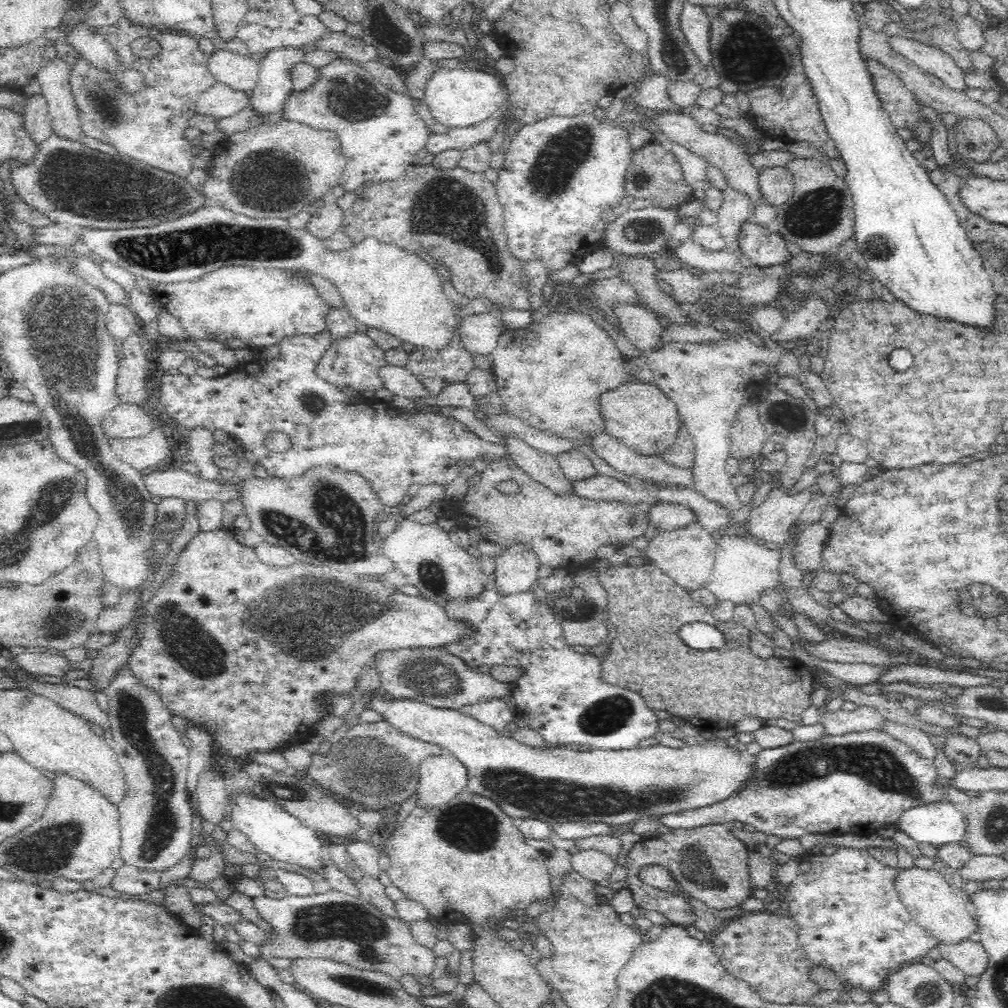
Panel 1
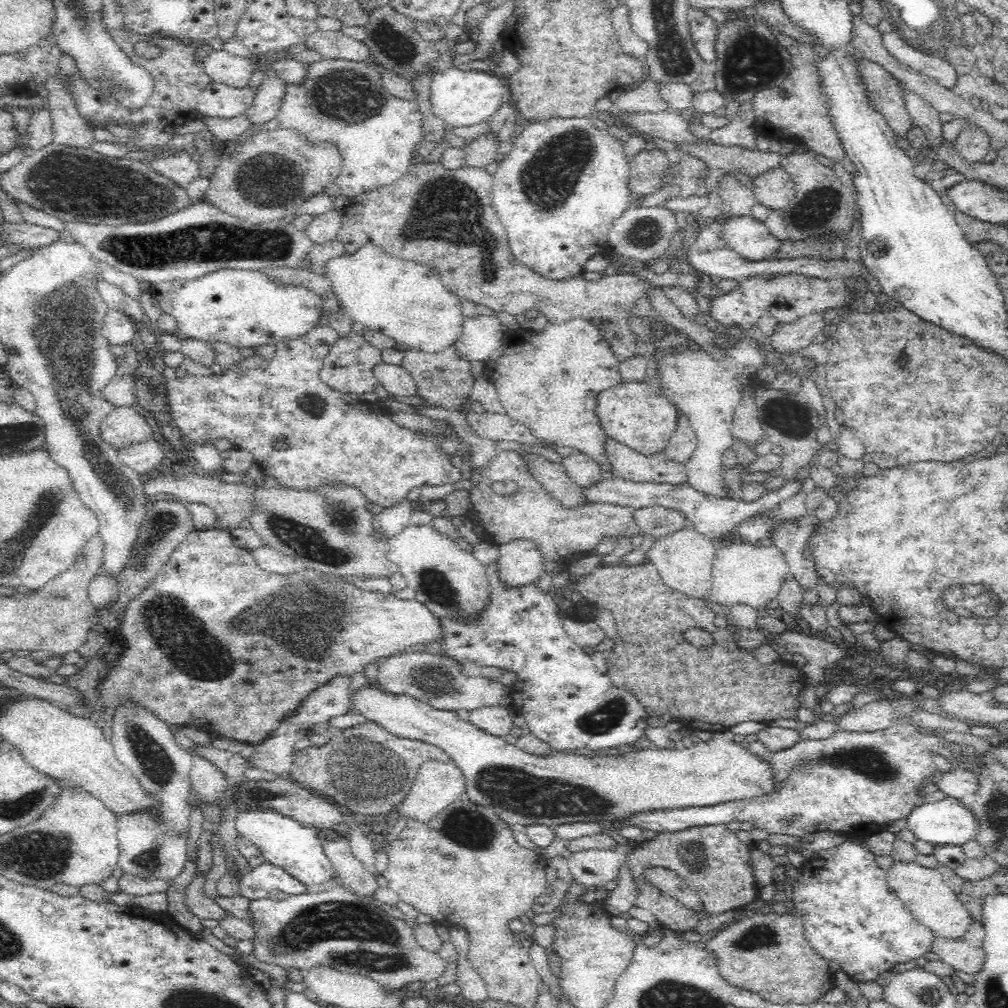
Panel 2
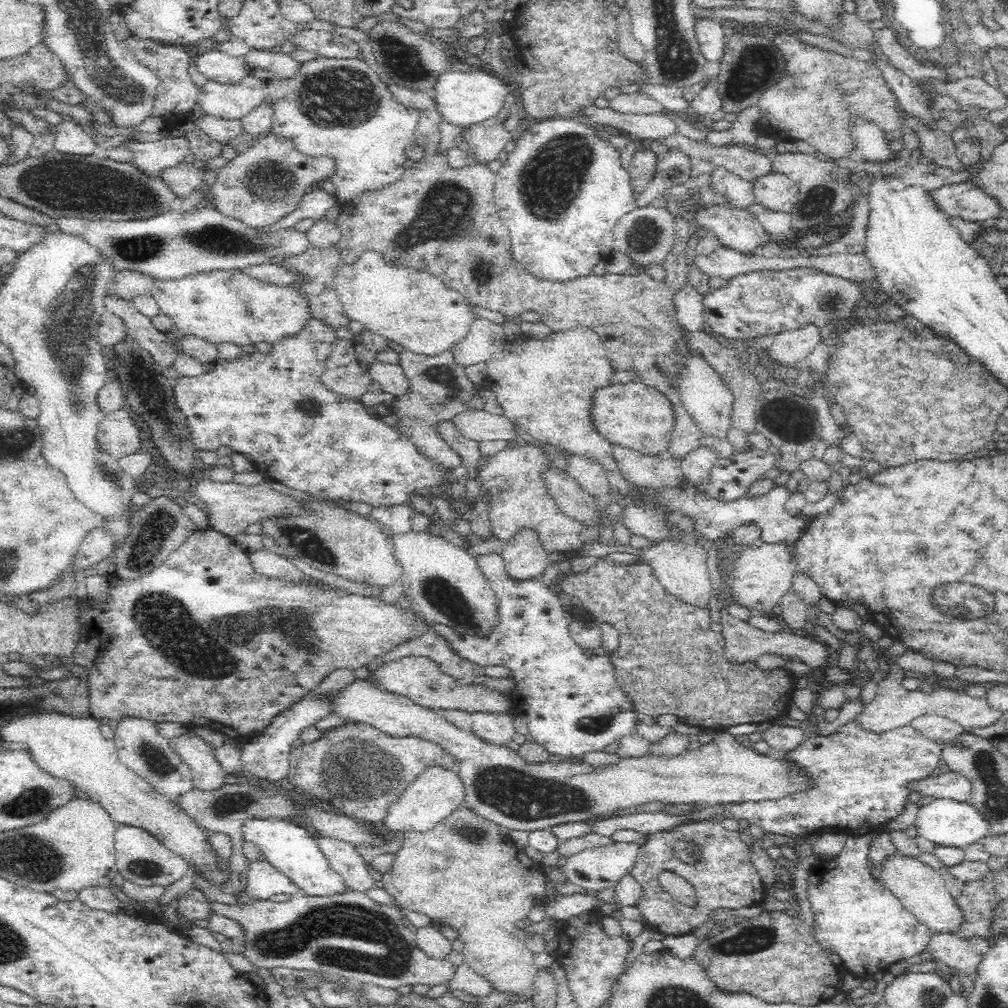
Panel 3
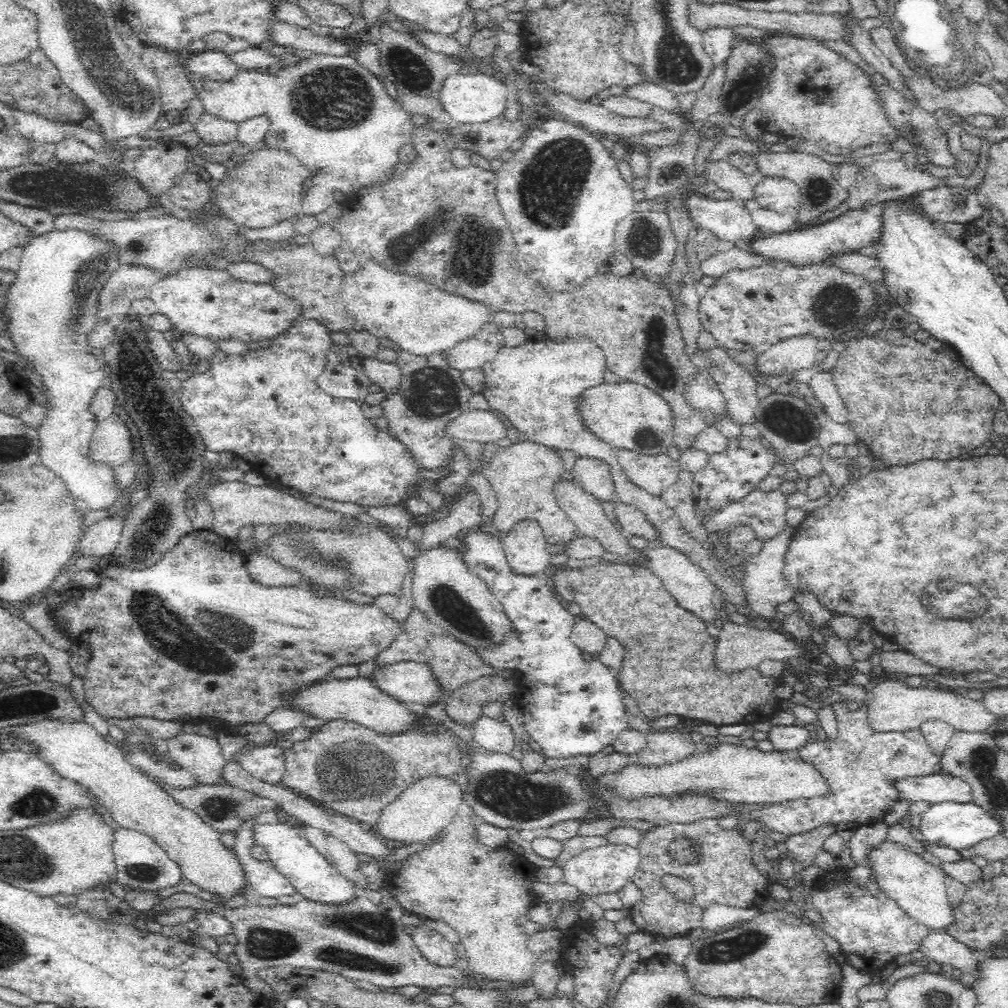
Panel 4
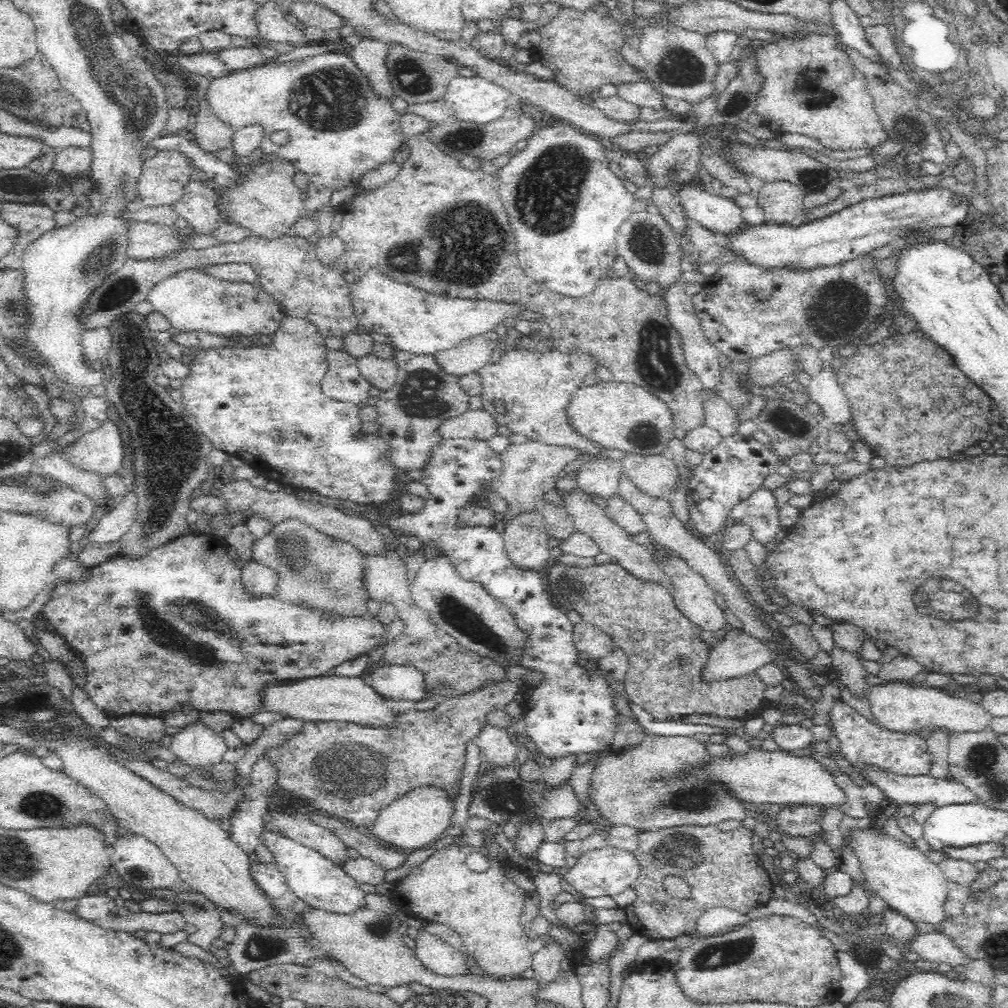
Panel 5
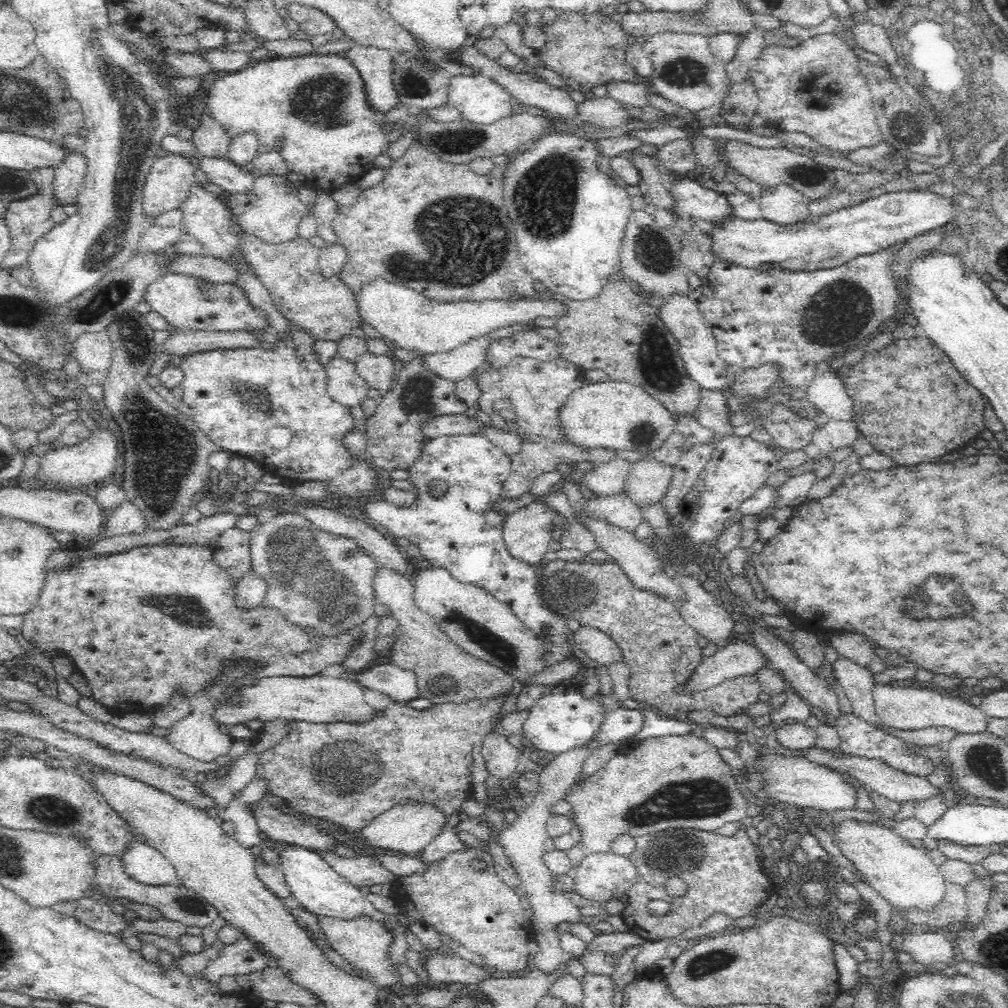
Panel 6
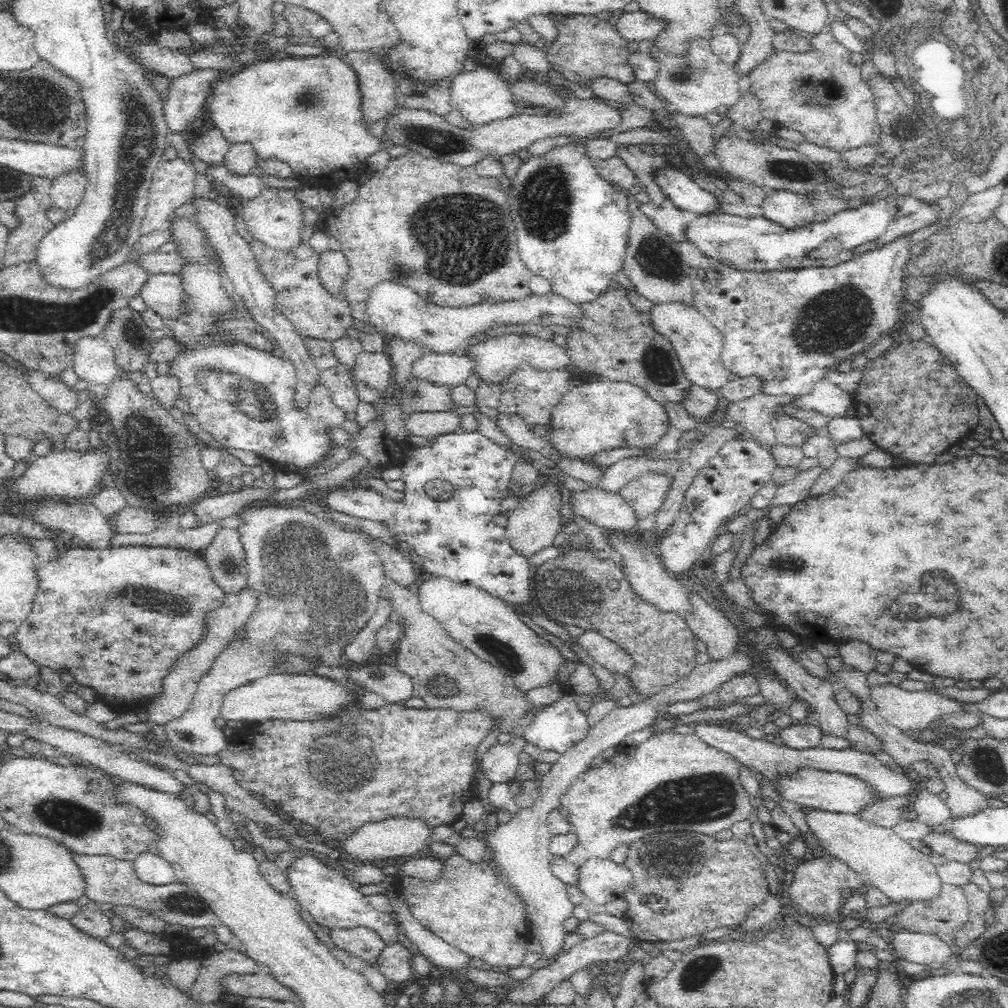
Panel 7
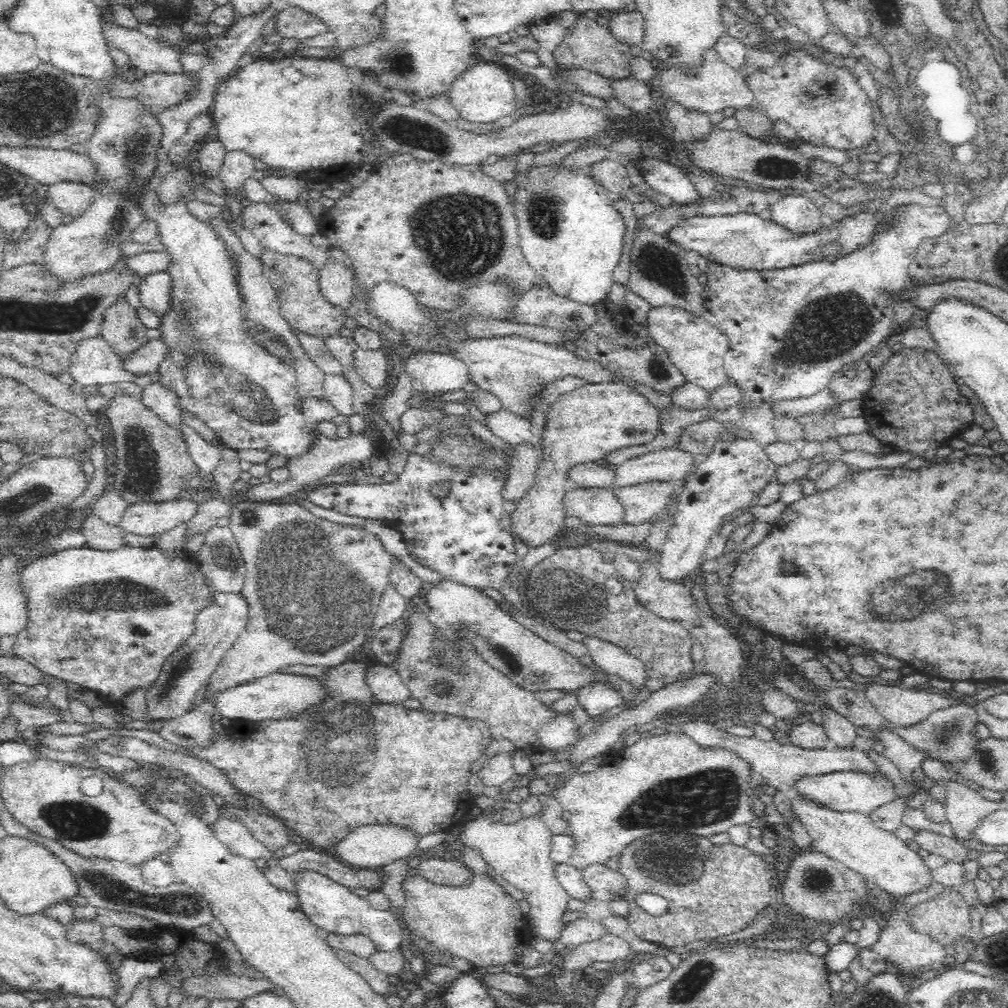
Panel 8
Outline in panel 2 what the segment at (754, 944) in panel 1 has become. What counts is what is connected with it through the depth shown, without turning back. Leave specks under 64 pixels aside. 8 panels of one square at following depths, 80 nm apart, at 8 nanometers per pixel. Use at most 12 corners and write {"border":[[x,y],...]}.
{"border":[[773,911],[706,942],[726,981],[768,1002],[835,987],[802,923]]}

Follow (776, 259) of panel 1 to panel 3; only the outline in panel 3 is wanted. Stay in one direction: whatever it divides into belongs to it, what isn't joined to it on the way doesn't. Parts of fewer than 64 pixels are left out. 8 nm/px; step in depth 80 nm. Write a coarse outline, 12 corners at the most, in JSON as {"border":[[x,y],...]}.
{"border":[[732,205],[695,210],[709,229],[744,256],[772,242],[762,223]]}

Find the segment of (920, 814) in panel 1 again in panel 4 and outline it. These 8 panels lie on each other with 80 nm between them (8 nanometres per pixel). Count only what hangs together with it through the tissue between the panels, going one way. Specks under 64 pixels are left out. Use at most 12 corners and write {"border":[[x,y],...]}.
{"border":[[972,801],[932,803],[925,844],[960,851],[1002,833]]}

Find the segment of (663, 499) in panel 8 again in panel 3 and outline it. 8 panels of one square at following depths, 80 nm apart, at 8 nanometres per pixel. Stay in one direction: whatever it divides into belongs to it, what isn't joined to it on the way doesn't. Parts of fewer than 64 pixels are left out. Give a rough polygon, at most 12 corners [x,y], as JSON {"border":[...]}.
{"border":[[620,445],[611,449],[630,485],[677,487],[681,461],[643,455]]}

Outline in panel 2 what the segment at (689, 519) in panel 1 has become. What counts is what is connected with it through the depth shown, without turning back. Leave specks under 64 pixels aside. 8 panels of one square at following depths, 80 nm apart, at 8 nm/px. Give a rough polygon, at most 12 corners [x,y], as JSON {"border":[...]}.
{"border":[[636,509],[640,534],[656,539],[689,525],[682,511]]}

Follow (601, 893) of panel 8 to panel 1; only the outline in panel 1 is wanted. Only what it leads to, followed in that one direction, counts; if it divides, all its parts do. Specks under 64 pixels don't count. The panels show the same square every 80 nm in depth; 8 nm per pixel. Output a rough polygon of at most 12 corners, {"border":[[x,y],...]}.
{"border":[[581,849],[571,867],[604,884],[616,862],[603,852]]}

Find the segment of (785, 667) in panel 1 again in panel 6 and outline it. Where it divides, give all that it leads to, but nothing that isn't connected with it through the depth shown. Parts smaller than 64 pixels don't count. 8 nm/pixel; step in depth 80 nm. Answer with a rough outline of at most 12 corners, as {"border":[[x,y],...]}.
{"border":[[556,560],[545,605],[604,632],[660,718],[756,704],[755,675],[686,692],[700,635],[614,562]]}

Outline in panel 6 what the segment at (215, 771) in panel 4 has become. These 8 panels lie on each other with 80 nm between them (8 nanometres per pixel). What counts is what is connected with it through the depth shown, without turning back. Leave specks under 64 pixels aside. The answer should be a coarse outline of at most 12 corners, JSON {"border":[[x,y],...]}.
{"border":[[237,667],[189,699],[192,714],[166,737],[194,761],[214,762],[234,740],[212,718],[222,684],[240,678]]}

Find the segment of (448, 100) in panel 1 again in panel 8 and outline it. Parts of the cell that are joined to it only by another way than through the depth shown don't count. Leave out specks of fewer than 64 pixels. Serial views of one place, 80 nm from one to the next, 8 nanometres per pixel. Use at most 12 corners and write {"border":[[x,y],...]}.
{"border":[[493,62],[457,76],[447,92],[464,121],[517,112],[512,74]]}

